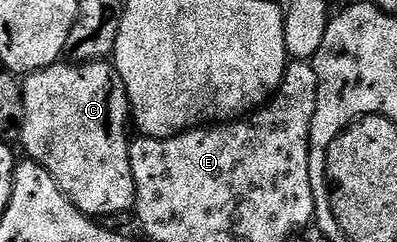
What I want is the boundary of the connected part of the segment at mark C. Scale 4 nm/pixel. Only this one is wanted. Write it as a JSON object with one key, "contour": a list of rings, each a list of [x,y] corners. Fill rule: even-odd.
{"contour":[[[61,61],[52,64],[44,71],[34,71],[23,80],[22,90],[24,92],[24,120],[20,126],[19,142],[24,143],[24,151],[31,162],[42,165],[54,177],[58,189],[62,189],[65,197],[72,202],[82,214],[89,217],[101,217],[100,215],[120,215],[123,211],[131,212],[136,205],[136,186],[134,185],[134,173],[130,169],[130,153],[128,145],[130,134],[130,108],[128,106],[128,94],[124,88],[124,82],[120,74],[116,72],[111,62],[101,61],[98,63],[73,63]]]}

